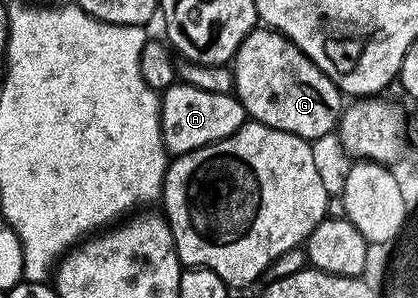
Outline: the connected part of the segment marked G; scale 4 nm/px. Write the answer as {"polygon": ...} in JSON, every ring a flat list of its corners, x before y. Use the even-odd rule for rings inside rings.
{"polygon":[[257,26,238,46,230,67,236,83,234,95,255,123,294,134,309,142,337,131,345,97,336,83,294,42,272,28]]}

